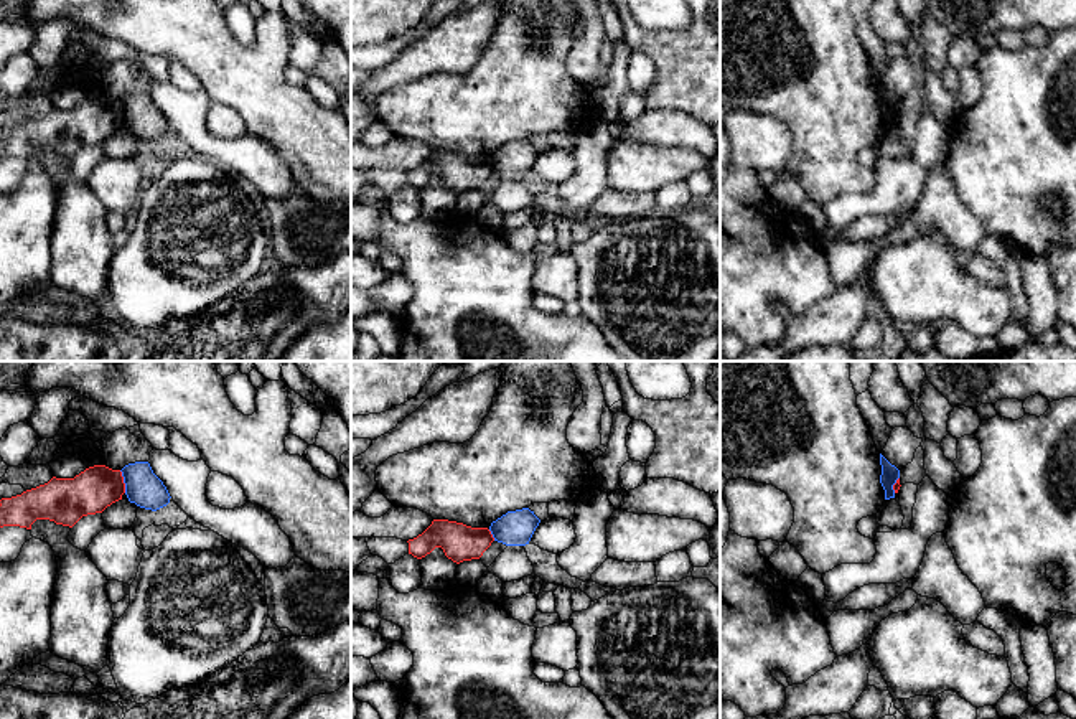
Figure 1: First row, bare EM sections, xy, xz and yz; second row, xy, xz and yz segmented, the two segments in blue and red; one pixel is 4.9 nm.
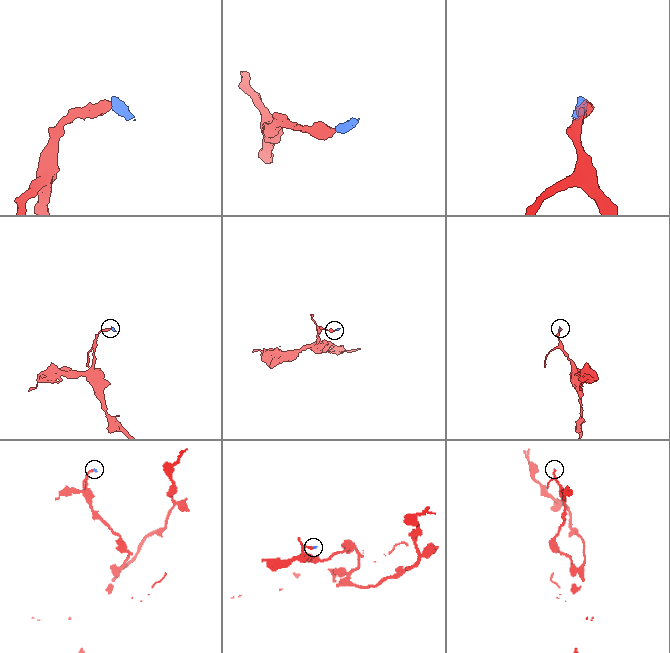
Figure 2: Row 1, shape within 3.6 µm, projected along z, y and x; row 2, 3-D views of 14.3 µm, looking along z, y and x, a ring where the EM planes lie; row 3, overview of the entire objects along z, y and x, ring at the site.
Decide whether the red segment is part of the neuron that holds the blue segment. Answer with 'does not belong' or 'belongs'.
does not belong

